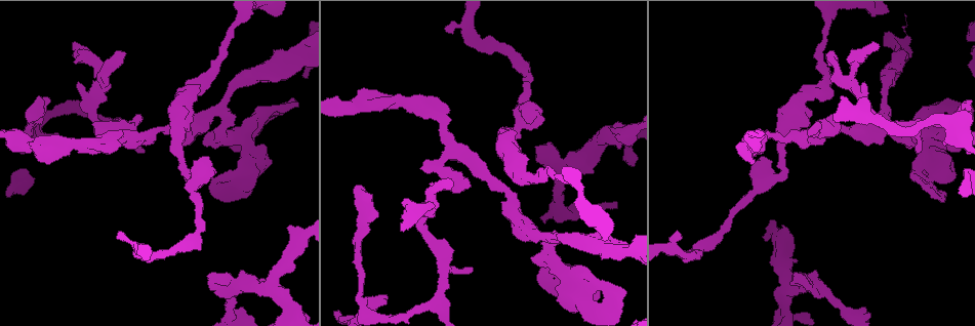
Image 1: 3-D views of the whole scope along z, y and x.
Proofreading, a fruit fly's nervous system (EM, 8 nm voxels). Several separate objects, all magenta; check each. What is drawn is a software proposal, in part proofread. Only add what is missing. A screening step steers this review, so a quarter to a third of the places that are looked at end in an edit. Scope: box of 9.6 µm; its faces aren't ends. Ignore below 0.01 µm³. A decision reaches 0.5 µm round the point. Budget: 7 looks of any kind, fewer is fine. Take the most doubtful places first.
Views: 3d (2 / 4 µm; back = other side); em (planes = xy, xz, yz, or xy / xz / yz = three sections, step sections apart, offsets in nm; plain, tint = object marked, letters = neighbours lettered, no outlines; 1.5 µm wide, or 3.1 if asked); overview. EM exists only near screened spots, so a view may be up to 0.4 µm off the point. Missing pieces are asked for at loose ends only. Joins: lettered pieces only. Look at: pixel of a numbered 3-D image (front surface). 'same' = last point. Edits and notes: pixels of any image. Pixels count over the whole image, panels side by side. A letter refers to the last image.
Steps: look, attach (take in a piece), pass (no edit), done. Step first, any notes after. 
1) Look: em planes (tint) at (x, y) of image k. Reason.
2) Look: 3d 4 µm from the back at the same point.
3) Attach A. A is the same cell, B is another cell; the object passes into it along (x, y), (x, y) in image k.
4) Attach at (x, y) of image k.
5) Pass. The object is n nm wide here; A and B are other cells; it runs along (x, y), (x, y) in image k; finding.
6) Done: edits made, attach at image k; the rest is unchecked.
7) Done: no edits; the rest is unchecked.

Look: em yz step 4 (tint) at (679, 234) of image 1. Branch stops here.

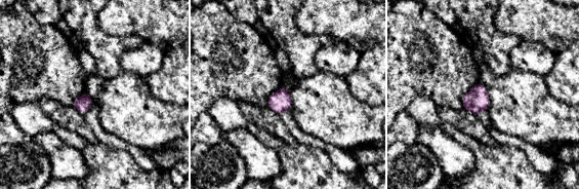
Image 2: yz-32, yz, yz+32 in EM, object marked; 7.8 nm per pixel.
Look: em planes (letters) at the same point. Cut it another way.

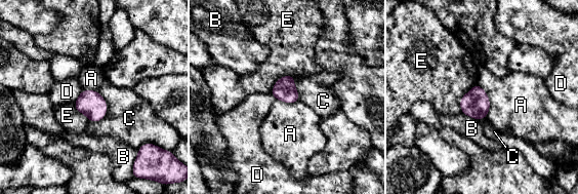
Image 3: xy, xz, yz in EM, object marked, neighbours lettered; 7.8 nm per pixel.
Pass. The longest contact is with A, 280 nm; A, B, C, D and E are other cells; a border runs along (477, 83), (489, 101), (487, 117) in image 3; none of them fits.

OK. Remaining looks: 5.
Look: 3d 2 µm at (74, 42) of image 1. Branch stops here.

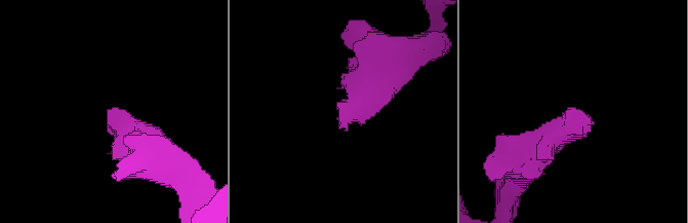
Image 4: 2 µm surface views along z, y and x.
Look: em xz step 8 (letters) at (109, 109) of image 4.

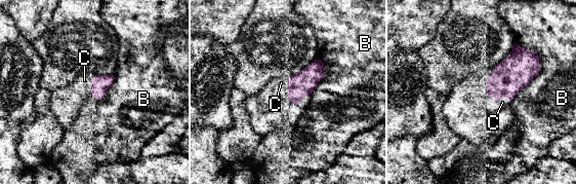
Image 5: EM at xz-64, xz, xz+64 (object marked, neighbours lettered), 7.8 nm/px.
Attach C. The object is 140 nm wide here; C is the same cell, B is another cell; the neuron continues.

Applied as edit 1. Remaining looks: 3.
Look: overview.

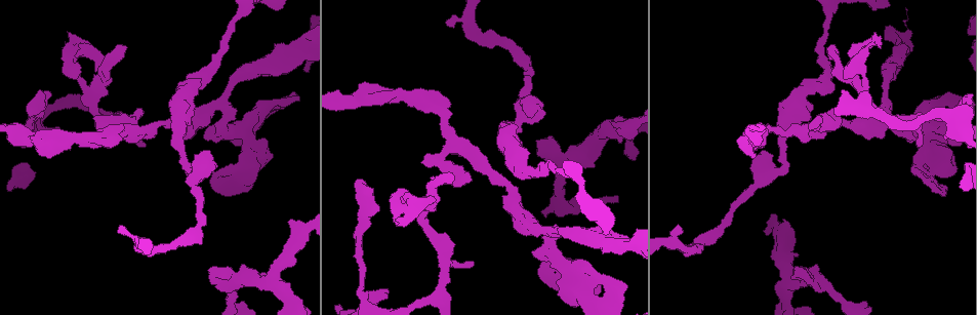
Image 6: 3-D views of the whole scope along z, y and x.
Look: 3d 4 µm at (832, 49) of image 6. Free end.

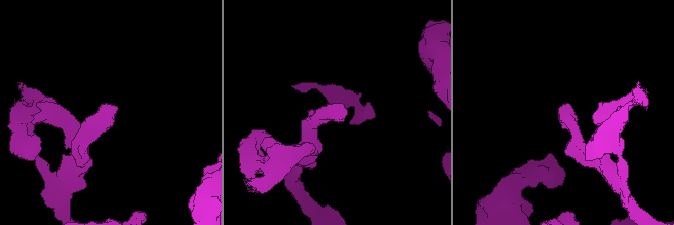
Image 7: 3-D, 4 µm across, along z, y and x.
Look: em planes (letters) at (345, 111) of image 7.

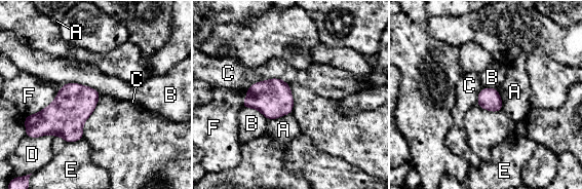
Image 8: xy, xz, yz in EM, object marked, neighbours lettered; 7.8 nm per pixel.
Pass. The object is 180 nm wide here; the longest contact is with B, 340 nm; A, B, C, D, E and F are other cells; none of them fits.

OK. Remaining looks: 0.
Done: edits made, attach at image 5; the rest is unchecked.

